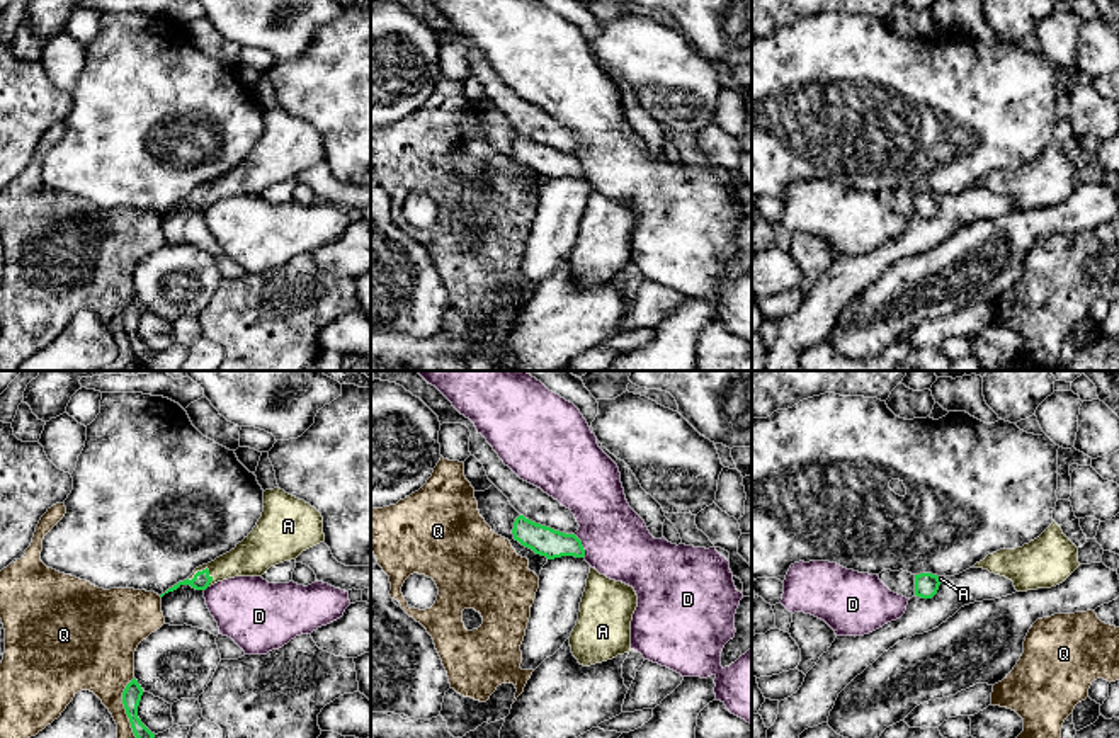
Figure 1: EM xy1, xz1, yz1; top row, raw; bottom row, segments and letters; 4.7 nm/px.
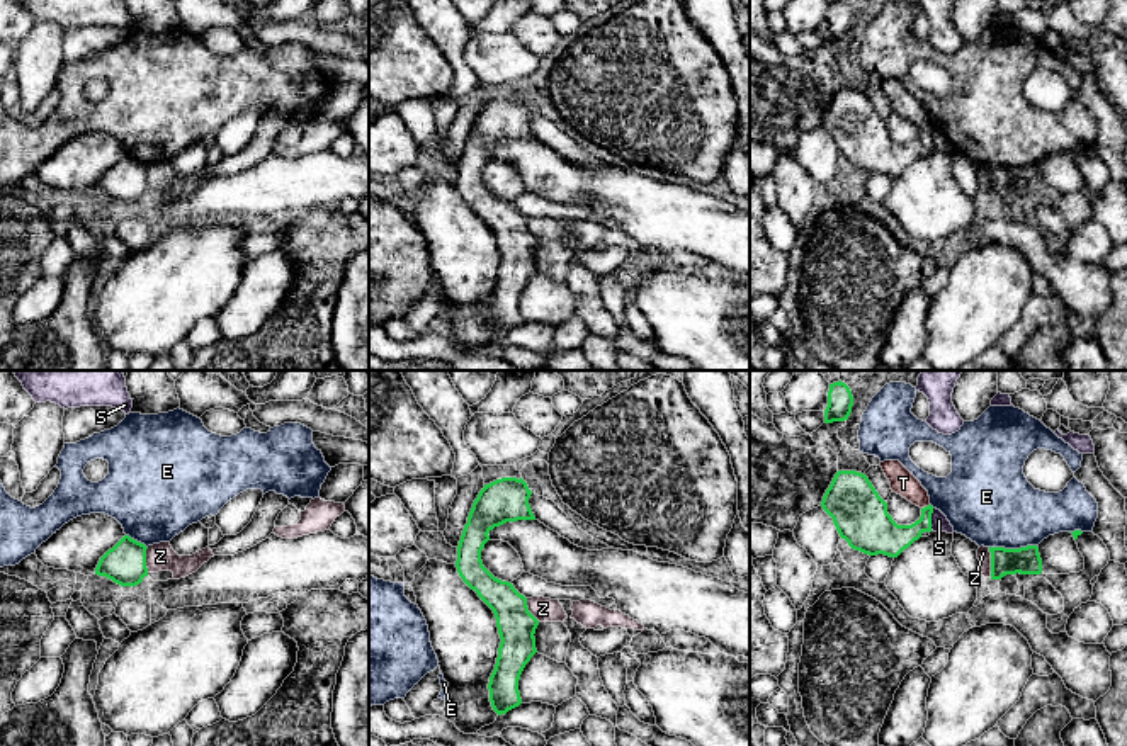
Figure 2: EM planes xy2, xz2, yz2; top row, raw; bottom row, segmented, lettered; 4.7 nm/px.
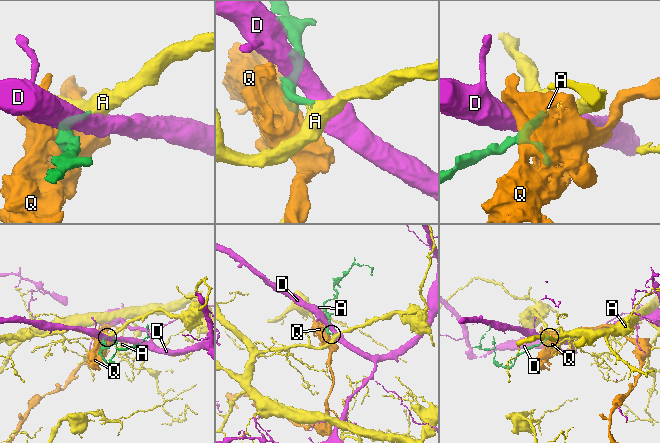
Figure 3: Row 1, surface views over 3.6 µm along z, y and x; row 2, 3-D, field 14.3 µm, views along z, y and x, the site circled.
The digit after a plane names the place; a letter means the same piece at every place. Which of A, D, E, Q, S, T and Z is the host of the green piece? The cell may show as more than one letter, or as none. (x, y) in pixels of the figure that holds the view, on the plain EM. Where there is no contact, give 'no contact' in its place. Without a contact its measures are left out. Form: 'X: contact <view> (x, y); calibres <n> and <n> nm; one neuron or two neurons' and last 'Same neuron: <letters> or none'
A: contact xy1 (203, 189); calibres 90 and 180 nm; one neuron
D: contact xz1 (582, 165); calibres 140 and 320 nm; two neurons
E: contact yz2 (1012, 169); calibres 130 and 400 nm; two neurons
Q: contact xy1 (126, 332); calibres 90 and 280 nm; two neurons
S: contact yz2 (930, 138); calibres 180 and 80 nm; two neurons
T: contact yz2 (925, 126); calibres 180 and 120 nm; two neurons
Z: contact yz2 (991, 182); calibres 130 and 60 nm; two neurons
Same neuron: A

